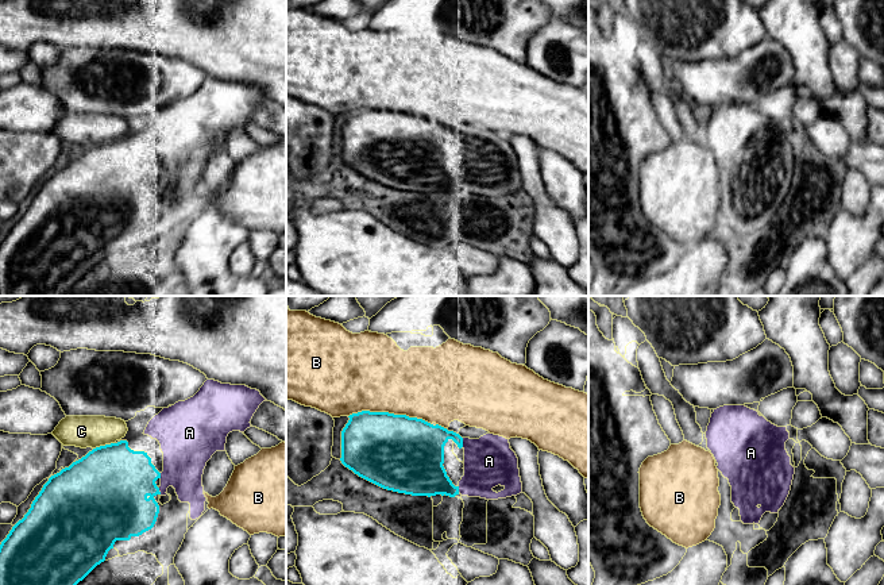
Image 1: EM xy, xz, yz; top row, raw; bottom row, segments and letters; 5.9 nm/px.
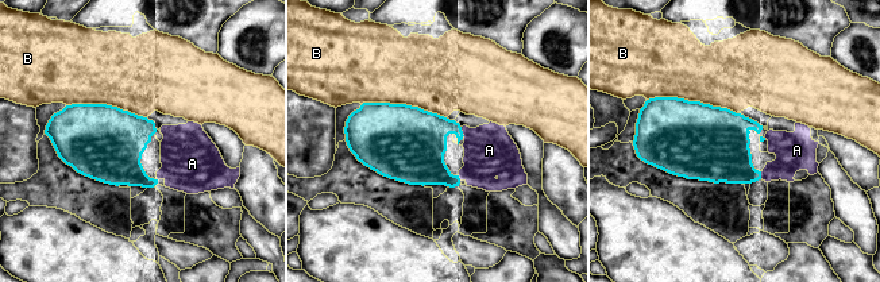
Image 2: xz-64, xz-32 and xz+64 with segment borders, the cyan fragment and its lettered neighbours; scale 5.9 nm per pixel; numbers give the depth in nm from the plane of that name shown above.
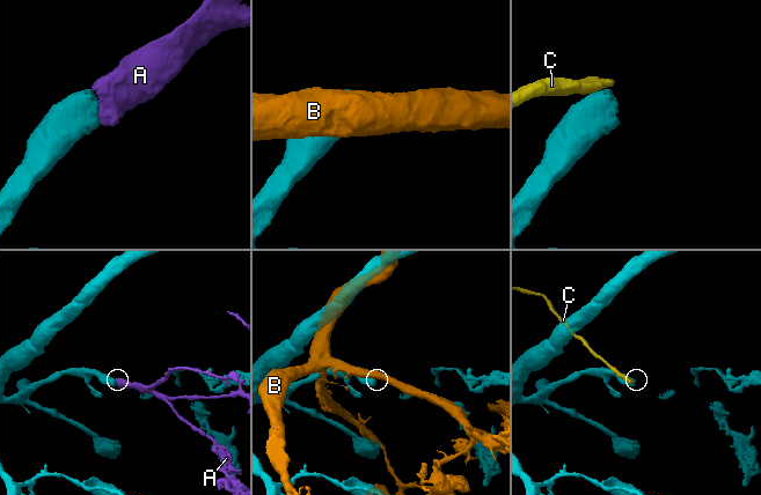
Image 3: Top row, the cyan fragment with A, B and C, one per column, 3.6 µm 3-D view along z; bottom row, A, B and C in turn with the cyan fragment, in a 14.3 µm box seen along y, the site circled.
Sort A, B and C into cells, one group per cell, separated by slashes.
A / B / C

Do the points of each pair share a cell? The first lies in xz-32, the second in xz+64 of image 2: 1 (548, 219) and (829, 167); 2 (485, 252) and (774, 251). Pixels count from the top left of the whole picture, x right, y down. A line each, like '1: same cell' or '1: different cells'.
1: same cell
2: same cell

